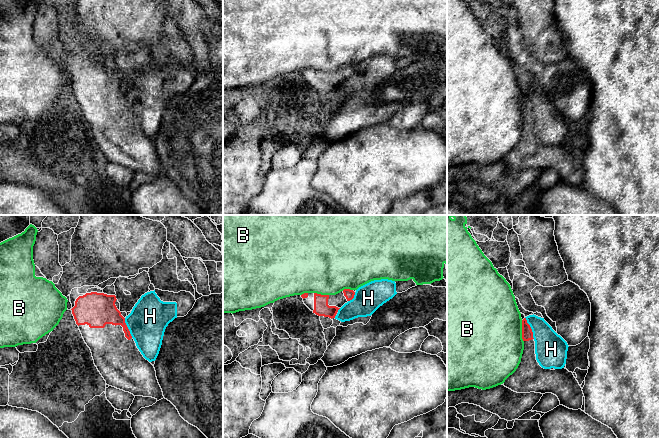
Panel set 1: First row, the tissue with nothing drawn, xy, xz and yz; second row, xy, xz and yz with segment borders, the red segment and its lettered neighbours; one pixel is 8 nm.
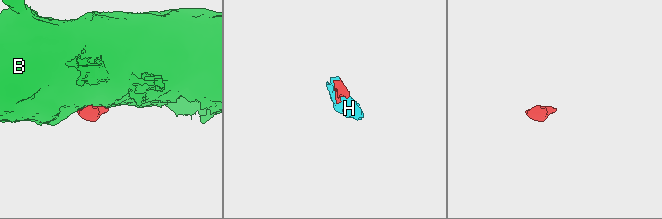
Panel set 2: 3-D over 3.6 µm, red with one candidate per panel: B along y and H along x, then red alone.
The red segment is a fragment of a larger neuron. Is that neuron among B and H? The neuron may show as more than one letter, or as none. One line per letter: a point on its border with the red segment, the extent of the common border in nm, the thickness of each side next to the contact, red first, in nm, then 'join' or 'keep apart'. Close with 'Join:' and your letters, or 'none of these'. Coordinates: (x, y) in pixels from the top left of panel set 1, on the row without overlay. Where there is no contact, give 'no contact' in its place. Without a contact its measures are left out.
B: contact yz (522, 107); length 180 nm; calibres 90 and 500 nm; keep apart
H: contact yz (530, 104); length 190 nm; calibres 90 and 260 nm; keep apart
Join: none of these

